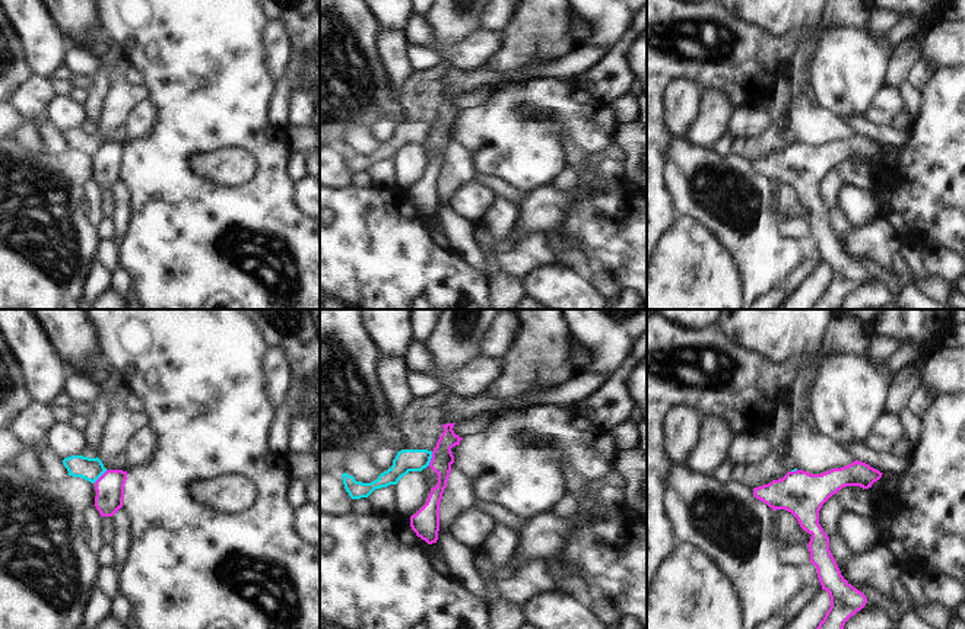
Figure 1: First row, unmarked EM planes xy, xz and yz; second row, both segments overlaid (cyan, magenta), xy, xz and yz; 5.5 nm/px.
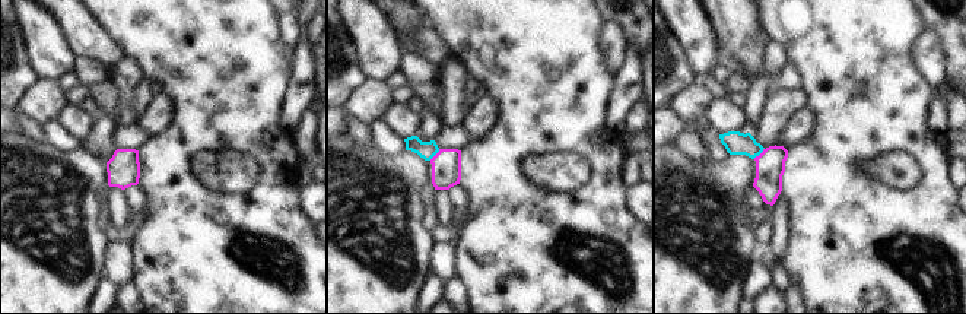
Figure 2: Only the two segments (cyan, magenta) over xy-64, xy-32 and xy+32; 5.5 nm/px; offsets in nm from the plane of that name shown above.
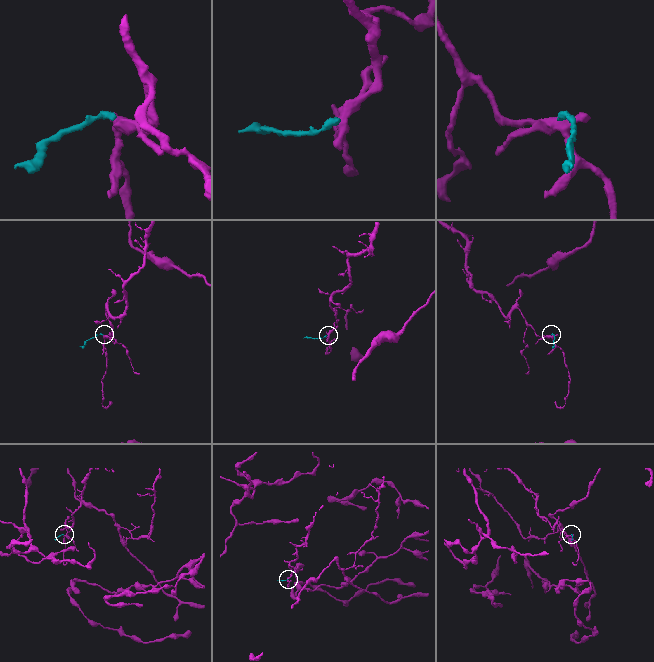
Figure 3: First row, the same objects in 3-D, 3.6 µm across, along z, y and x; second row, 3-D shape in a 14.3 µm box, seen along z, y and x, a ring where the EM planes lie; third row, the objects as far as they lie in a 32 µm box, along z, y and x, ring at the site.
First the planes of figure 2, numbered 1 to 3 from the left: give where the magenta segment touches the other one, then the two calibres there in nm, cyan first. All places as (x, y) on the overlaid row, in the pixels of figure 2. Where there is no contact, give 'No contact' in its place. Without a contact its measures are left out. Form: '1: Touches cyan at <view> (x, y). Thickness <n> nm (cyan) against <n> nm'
1: No contact
2: Touches cyan at xy-32 (434, 155). Thickness 100 nm (cyan) against 160 nm
3: Touches cyan at xy+32 (759, 154). Thickness 130 nm (cyan) against 160 nm

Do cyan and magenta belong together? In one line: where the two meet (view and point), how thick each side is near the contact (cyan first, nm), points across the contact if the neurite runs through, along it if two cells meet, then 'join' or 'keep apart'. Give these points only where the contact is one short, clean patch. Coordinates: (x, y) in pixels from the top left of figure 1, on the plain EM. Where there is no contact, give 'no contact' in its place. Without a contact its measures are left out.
contact xz (431, 130); calibres 130 and 120 nm; border xz (432, 124), (428, 137); keep apart

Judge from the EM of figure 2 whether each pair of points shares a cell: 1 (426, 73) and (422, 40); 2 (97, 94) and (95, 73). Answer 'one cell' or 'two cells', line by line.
1: two cells
2: two cells

